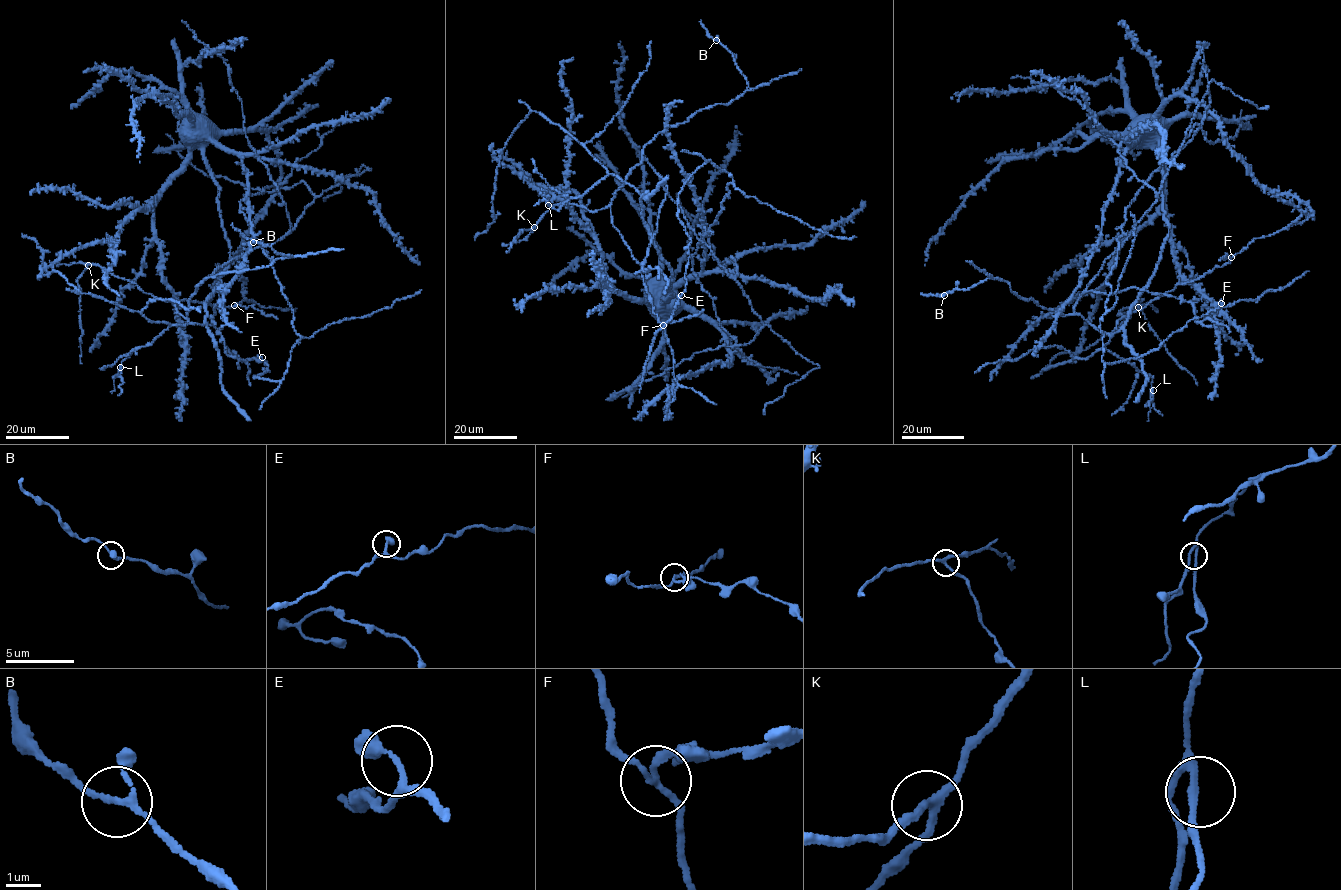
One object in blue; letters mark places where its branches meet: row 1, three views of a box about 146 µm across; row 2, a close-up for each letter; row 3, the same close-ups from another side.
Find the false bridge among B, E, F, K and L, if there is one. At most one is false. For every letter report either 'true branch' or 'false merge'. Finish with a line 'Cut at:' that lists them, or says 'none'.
B: true branch
E: true branch
F: false merge
K: true branch
L: true branch
Cut at: F

